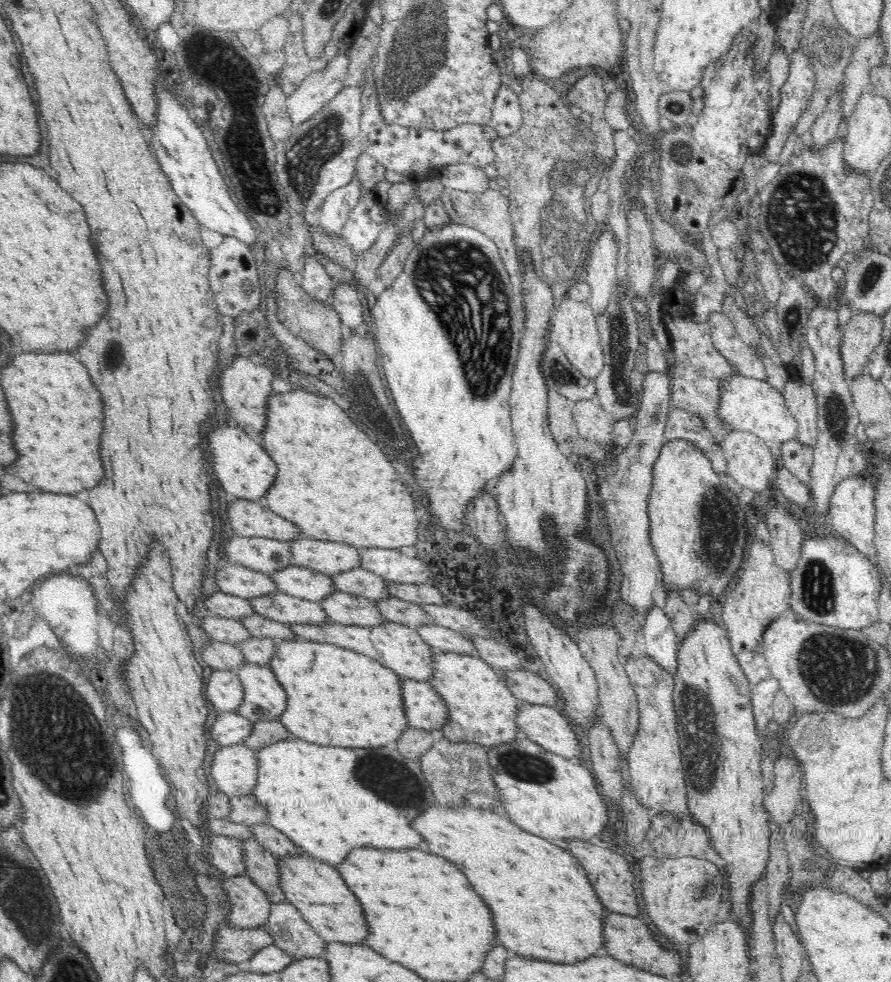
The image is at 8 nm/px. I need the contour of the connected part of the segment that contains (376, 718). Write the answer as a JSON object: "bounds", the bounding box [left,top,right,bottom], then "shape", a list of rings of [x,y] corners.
{"bounds":[268,638,406,748],"shape":[[[302,638],[276,639],[274,656],[268,665],[286,691],[286,710],[280,722],[294,738],[302,738],[322,746],[342,748],[378,748],[396,742],[406,728],[406,712],[401,695],[402,679],[391,668],[369,656],[334,644],[307,641]]]}

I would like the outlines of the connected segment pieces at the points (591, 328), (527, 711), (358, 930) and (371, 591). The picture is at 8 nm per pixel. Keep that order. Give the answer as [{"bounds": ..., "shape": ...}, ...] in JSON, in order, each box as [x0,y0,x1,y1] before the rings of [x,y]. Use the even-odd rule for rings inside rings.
[{"bounds":[550,295,605,379],"shape":[[[567,295],[560,305],[554,308],[550,322],[550,339],[564,351],[567,359],[582,376],[595,379],[605,364],[596,318],[588,300],[578,302]]]},{"bounds":[516,702,580,761],"shape":[[[521,702],[517,706],[516,723],[521,734],[548,752],[580,761],[580,741],[569,718],[555,707]]]},{"bounds":[278,853,368,944],"shape":[[[300,853],[287,857],[278,857],[279,883],[285,894],[285,901],[292,904],[302,919],[326,943],[362,944],[368,936],[364,922],[364,912],[360,902],[340,878],[334,865],[319,861],[311,855]]]},{"bounds":[332,567,390,601],"shape":[[[358,567],[350,572],[332,576],[332,581],[338,591],[344,591],[353,595],[358,595],[373,601],[379,601],[390,597],[386,585],[380,576]]]}]

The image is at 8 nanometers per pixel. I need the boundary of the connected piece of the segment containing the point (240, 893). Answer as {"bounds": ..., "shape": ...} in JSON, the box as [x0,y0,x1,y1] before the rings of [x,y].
{"bounds":[221,874,272,929],"shape":[[[245,874],[222,877],[221,887],[228,898],[226,922],[240,929],[254,929],[265,925],[272,902],[250,877]]]}

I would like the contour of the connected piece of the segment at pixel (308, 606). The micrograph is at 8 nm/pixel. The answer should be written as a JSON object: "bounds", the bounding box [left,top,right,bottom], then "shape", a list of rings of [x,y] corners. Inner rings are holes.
{"bounds":[247,593,330,625],"shape":[[[270,593],[247,599],[254,612],[278,623],[323,625],[330,622],[319,602],[284,593]]]}

